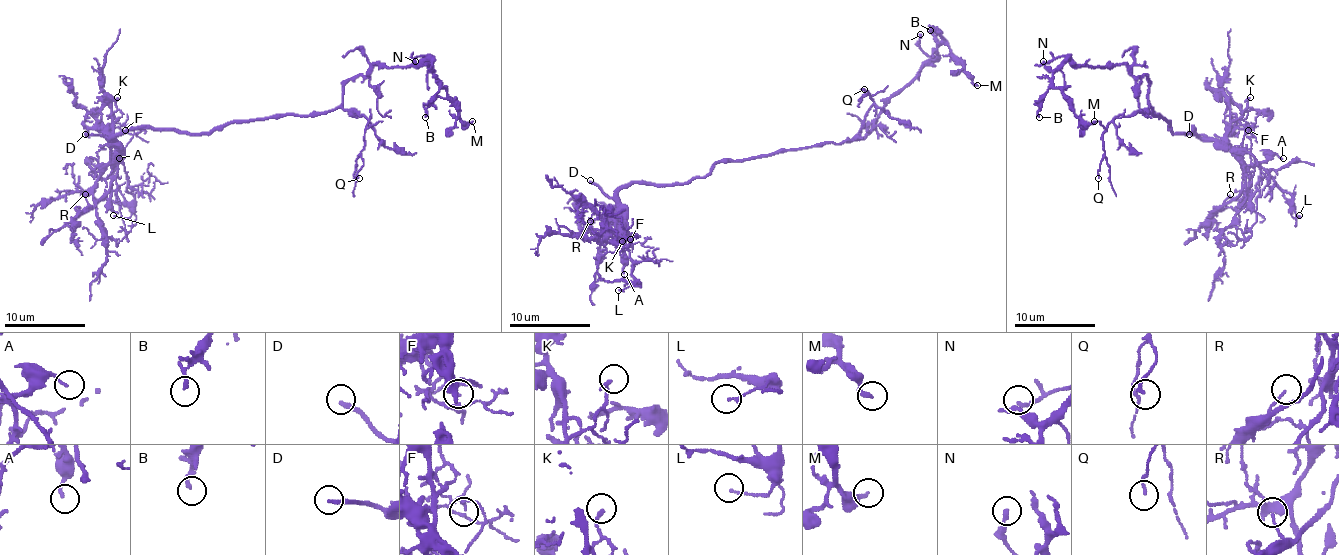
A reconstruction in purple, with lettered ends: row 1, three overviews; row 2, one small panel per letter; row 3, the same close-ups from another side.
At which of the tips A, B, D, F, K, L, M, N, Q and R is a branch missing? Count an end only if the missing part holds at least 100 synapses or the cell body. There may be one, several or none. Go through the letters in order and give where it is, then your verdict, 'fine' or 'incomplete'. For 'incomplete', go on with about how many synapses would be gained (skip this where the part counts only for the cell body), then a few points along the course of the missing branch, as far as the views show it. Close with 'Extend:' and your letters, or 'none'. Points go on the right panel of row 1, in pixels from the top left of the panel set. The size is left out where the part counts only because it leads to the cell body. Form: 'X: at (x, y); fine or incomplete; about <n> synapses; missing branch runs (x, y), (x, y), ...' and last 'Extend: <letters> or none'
A: at (1283, 158); fine
B: at (1039, 117); fine
D: at (1189, 134); incomplete
F: at (1248, 130); fine
K: at (1250, 97); fine
L: at (1299, 215); fine
M: at (1094, 121); fine
N: at (1043, 61); fine
Q: at (1098, 178); fine
R: at (1230, 194); fine
Extend: D

